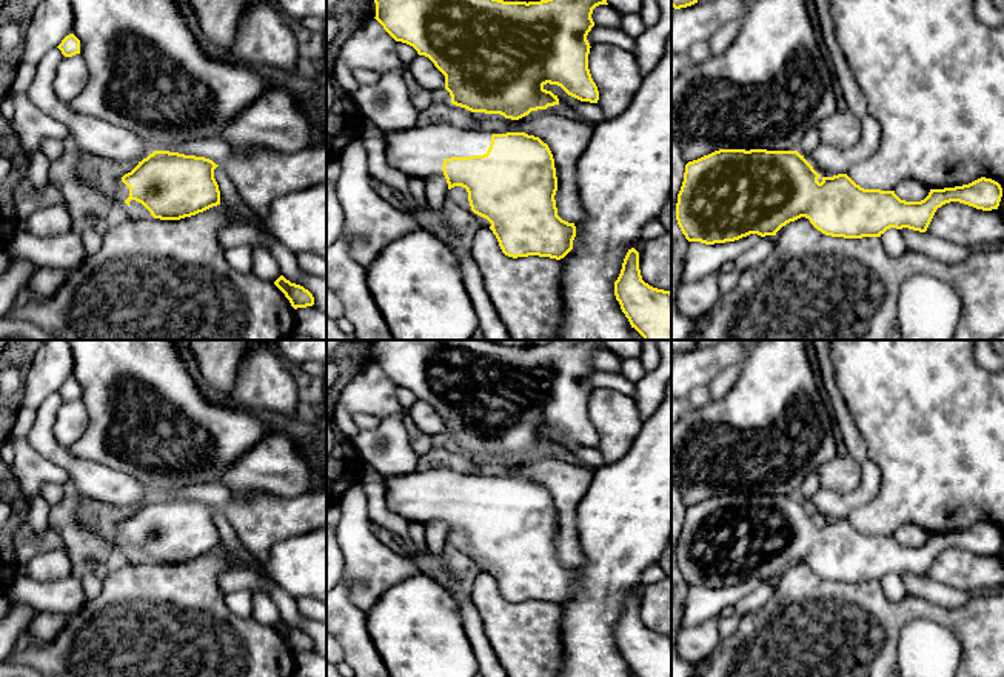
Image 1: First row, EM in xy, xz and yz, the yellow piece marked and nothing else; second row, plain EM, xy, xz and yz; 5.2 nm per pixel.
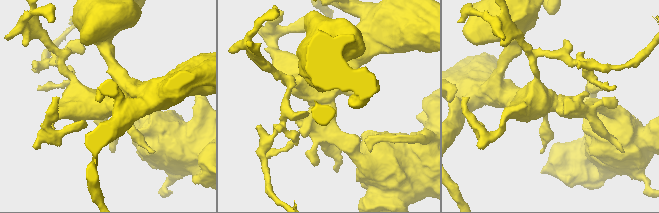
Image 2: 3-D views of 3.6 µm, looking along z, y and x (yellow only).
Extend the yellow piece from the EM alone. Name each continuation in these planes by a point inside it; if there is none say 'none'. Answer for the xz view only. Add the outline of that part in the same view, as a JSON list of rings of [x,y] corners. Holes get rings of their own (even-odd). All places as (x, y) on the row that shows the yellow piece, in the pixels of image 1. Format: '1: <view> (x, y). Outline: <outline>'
1: xz (419, 151). Outline: [[[451,125],[413,126],[387,134],[387,163],[408,177],[443,175],[445,158],[487,154],[496,132],[471,131]]]

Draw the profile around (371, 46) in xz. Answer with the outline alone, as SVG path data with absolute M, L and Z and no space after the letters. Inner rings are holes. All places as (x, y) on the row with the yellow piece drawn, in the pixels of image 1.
M376 20L366 22L342 46L339 57L350 69L370 69L379 75L403 66L396 40Z

